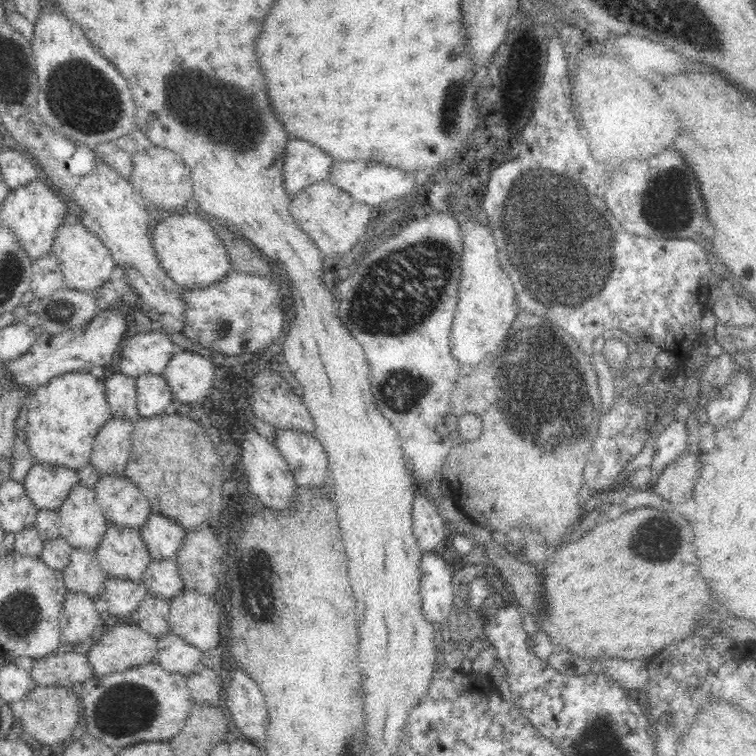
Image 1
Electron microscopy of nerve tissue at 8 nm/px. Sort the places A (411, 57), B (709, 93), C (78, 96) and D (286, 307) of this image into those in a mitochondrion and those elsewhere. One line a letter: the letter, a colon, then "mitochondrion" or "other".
A: other
B: other
C: mitochondrion
D: other

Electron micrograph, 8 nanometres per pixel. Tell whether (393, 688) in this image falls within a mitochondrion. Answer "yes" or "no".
no

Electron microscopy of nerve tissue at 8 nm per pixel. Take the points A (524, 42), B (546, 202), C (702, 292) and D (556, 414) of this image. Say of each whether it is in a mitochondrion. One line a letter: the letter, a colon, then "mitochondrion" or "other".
A: other
B: mitochondrion
C: other
D: mitochondrion

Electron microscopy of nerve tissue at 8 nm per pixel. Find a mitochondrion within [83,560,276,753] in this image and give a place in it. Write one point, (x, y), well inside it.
(126, 708)

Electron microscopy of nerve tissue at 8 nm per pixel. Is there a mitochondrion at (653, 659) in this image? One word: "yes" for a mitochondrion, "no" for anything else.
no

